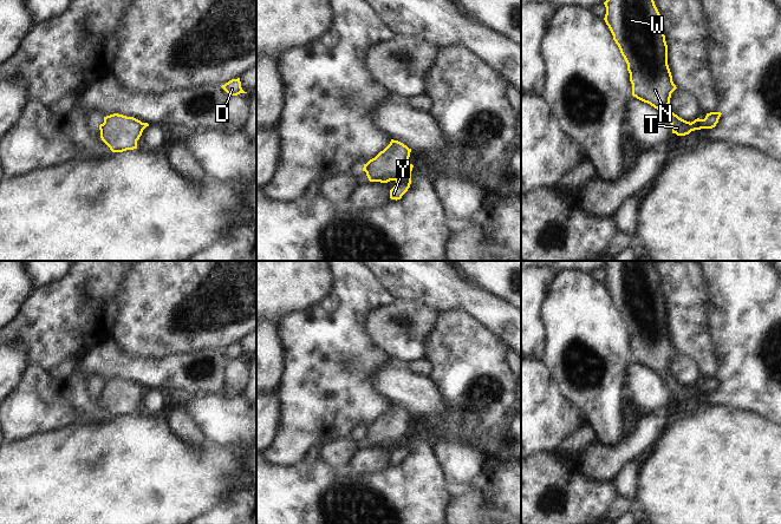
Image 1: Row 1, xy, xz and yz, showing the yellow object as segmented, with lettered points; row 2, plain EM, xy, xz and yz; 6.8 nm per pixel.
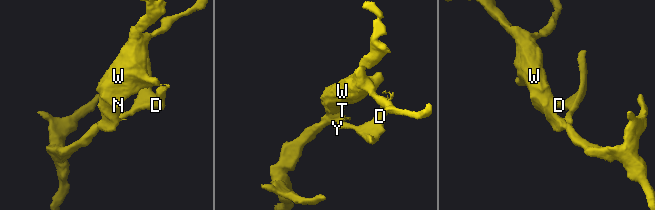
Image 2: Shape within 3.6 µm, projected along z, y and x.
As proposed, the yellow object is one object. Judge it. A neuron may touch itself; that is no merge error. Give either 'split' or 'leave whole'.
split

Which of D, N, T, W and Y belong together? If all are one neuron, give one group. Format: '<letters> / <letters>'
D Y / N T W

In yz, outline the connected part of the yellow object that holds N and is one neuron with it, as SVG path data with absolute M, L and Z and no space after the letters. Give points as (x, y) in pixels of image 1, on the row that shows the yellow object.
M606 0L605 22L627 64L632 96L660 111L670 122L672 133L691 132L690 122L679 118L670 109L671 93L677 89L668 65L668 45L660 26L660 14L653 0Z

